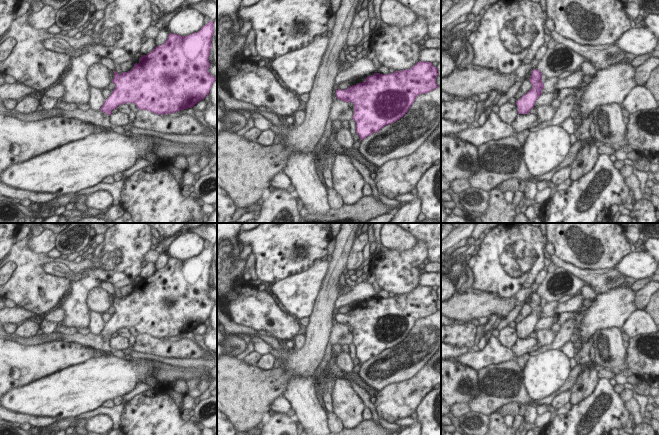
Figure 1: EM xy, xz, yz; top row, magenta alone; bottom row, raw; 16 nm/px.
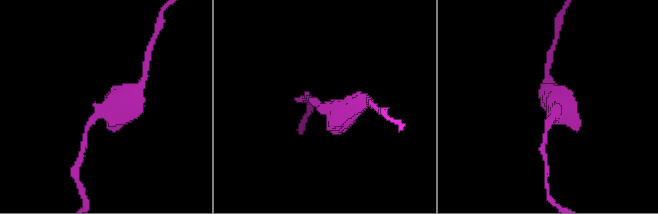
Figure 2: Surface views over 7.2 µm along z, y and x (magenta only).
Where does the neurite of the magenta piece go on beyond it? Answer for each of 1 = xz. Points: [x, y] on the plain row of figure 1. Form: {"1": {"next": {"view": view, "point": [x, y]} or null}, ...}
{"1": {"next": null}}

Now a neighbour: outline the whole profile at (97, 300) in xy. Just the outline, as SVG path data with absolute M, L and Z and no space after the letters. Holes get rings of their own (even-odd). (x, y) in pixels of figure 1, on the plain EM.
M100 287L92 288L86 299L89 310L103 314L111 307L109 294Z

